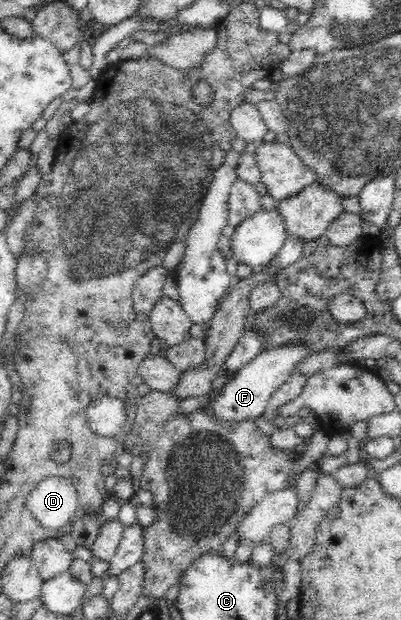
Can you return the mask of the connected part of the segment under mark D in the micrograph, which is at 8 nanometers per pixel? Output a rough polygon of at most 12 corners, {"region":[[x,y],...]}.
{"region":[[67,477],[44,478],[26,496],[32,522],[56,533],[78,506]]}

